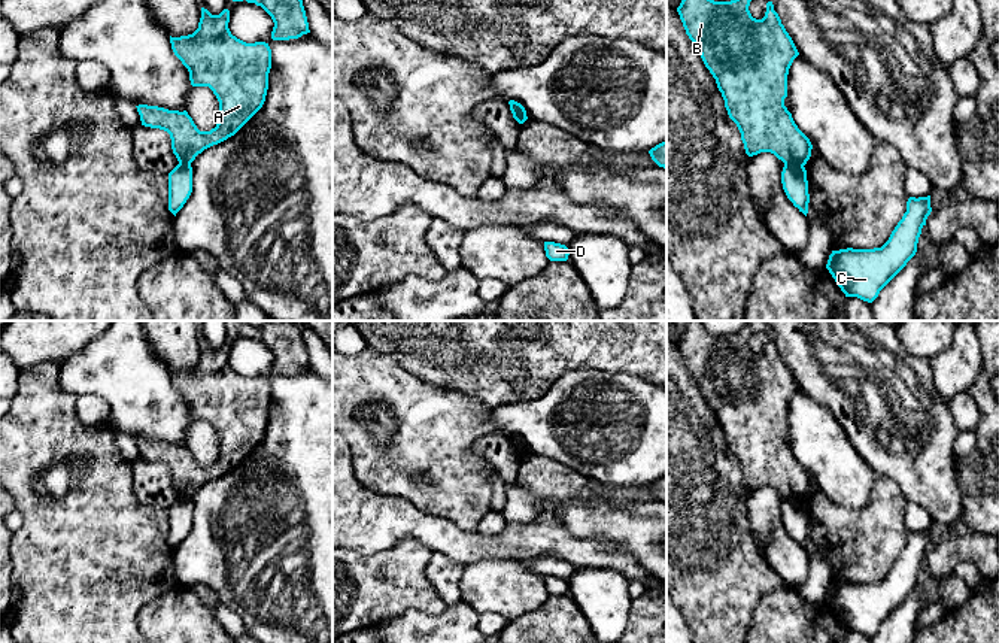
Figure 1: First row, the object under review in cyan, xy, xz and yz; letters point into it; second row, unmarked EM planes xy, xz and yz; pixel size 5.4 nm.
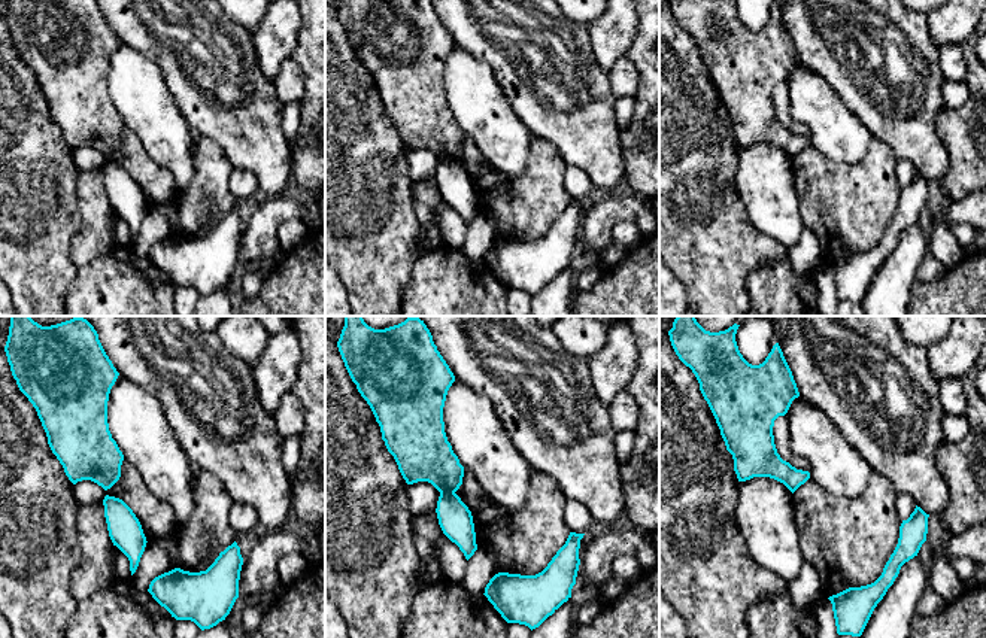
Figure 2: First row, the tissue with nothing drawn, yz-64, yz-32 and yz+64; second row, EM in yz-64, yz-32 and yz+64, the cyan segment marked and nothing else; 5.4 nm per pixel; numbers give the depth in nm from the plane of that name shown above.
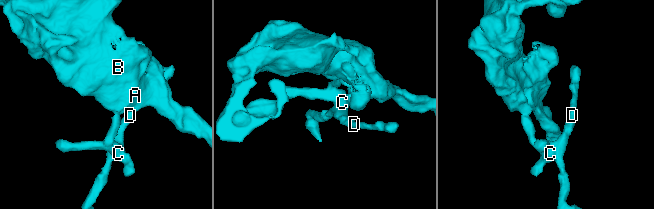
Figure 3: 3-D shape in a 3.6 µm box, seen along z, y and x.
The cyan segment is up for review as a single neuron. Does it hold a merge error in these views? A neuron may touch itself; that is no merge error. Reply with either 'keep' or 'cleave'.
cleave

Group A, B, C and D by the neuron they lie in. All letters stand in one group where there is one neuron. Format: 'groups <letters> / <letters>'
groups A B / C D

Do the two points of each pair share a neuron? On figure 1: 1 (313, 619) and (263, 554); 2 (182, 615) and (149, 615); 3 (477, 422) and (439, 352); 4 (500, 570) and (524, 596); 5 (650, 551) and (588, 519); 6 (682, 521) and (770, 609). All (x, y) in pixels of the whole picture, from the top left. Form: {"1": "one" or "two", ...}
{"1": "one", "2": "one", "3": "two", "4": "one", "5": "one", "6": "two"}

